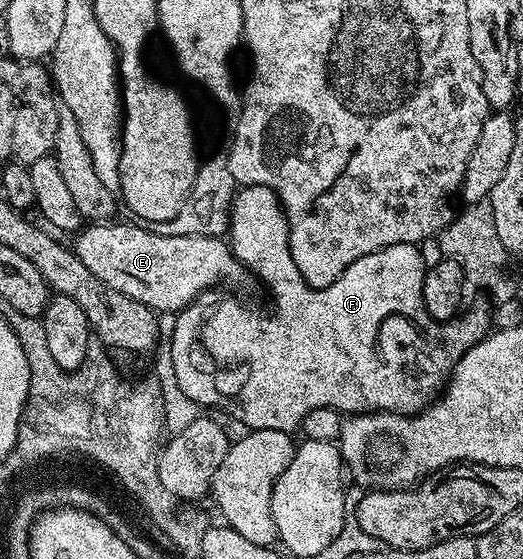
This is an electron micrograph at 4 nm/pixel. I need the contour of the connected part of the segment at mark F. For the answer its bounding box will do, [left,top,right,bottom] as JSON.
[172,185,492,434]

